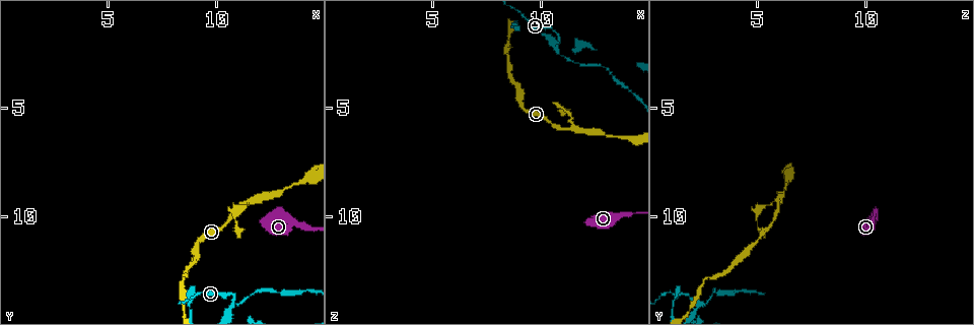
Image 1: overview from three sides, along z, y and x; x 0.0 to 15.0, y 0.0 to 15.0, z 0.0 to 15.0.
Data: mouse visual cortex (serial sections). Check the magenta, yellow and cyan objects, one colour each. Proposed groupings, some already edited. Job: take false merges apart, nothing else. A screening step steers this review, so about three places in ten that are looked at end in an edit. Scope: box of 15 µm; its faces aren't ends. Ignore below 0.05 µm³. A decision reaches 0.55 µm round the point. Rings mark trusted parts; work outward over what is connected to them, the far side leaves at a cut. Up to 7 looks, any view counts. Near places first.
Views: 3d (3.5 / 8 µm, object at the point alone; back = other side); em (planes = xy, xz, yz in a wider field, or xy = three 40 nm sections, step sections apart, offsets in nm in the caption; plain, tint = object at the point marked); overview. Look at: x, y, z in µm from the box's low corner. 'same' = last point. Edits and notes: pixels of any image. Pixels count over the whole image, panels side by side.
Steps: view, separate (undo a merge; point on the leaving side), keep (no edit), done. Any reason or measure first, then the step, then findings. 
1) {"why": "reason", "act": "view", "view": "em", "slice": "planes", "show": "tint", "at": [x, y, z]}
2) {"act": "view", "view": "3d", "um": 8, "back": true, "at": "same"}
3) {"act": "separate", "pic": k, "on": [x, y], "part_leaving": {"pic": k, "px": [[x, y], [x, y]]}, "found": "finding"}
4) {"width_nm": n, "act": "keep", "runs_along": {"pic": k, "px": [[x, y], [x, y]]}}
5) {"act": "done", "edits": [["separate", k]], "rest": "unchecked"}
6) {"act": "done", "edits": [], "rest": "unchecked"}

{"why": "three-way junction", "act": "view", "view": "3d", "um": 3.5, "back": true, "at": [11.4, 9.4, 5.9]}

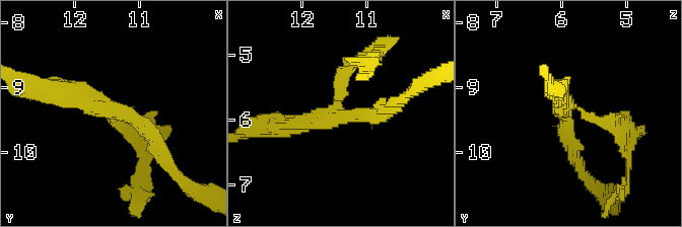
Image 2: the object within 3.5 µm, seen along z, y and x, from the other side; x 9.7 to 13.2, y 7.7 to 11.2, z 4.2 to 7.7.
{"arms": 3, "arm_widths_nm": [200, 200, 300], "act": "view", "view": "em", "slice": "planes", "show": "tint", "at": [11.45, 9.35, 5.95]}

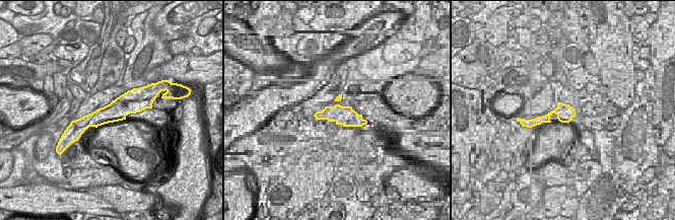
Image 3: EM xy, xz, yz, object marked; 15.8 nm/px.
{"act": "view", "view": "em", "slice": "xy", "step": 5, "show": "tint", "at": "same"}

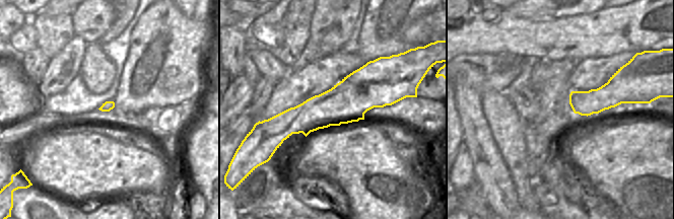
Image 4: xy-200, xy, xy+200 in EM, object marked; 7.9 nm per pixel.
{"act": "separate", "pic": 2, "on": [610, 120], "part_leaving": {"pic": 2, "px": [[578, 108], [630, 128], [627, 155]]}, "found": "a second cell is stuck on"}

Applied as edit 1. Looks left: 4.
{"act": "view", "view": "overview"}

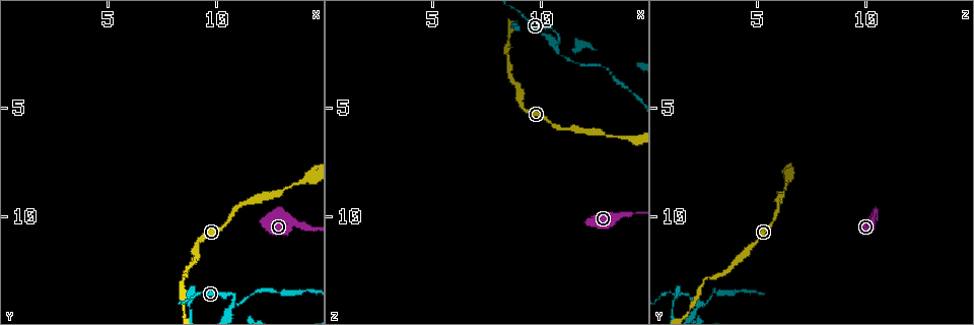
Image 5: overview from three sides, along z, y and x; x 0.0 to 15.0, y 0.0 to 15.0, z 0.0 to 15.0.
{"why": "sharp bend", "act": "view", "view": "3d", "um": 3.5, "at": [10.7, 14.2, 2.2]}

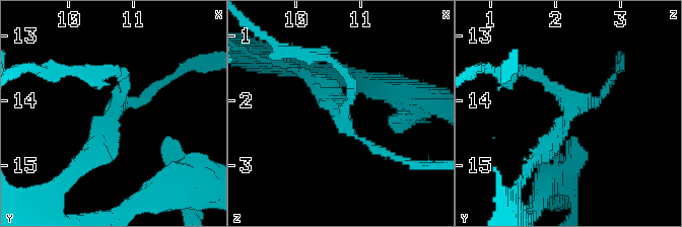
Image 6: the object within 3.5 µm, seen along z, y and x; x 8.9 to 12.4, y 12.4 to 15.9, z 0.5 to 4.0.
{"arms": 3, "arm_widths_nm": [150, 150, 300], "why": "shape alone is not enough", "act": "view", "view": "em", "slice": "xy", "step": 1, "show": "tint", "at": [10.75, 14.10, 2.25]}

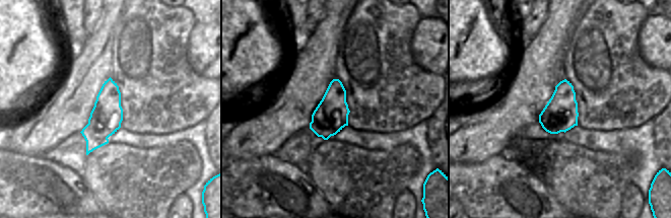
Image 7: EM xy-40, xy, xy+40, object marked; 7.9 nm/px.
{"why": "another direction", "act": "view", "view": "em", "slice": "xy", "step": 2, "show": "tint", "at": "same"}

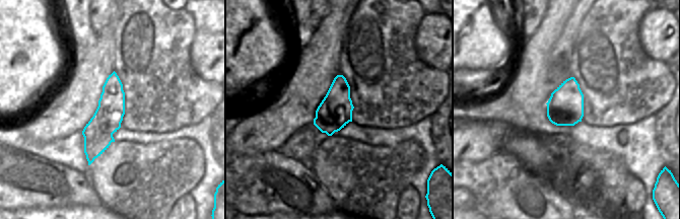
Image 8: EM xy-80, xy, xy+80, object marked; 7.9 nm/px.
{"act": "separate", "pic": 6, "on": [556, 149], "part_leaving": {"pic": 6, "px": [[564, 122], [533, 162], [525, 159]]}, "found": "two cells meet here"}

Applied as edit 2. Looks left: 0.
{"act": "done", "edits": [["separate", 2], ["separate", 6]], "rest": "unchecked"}

